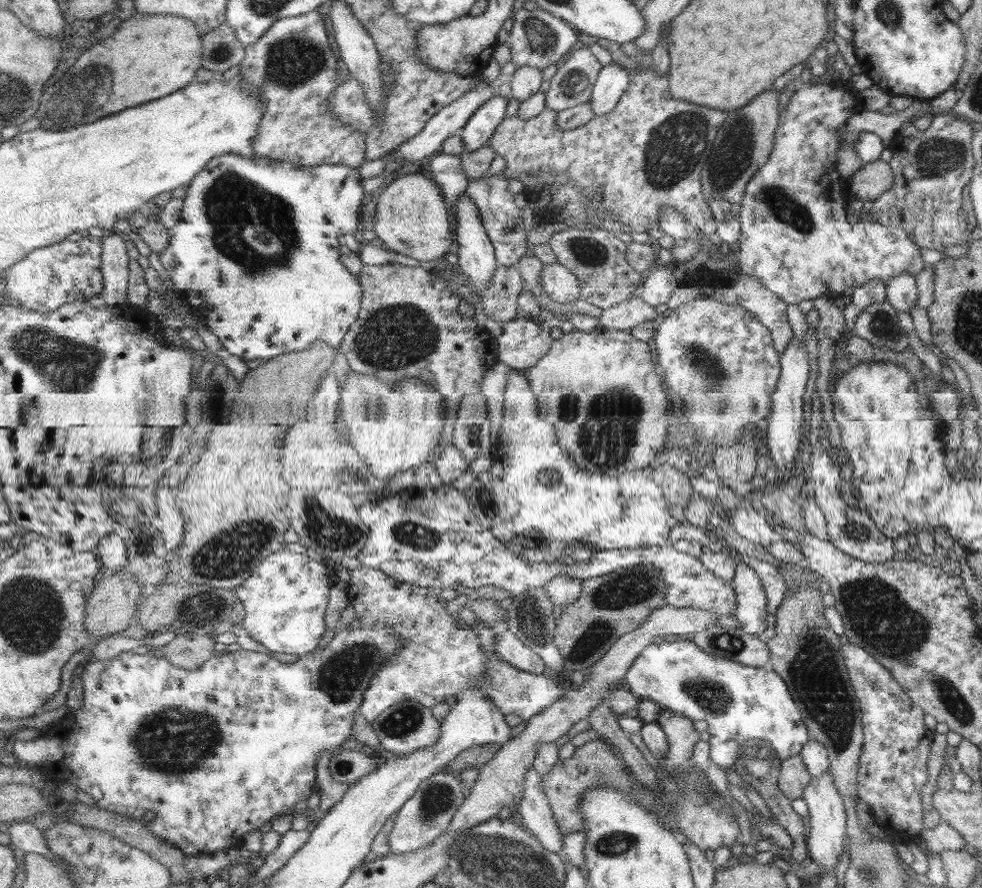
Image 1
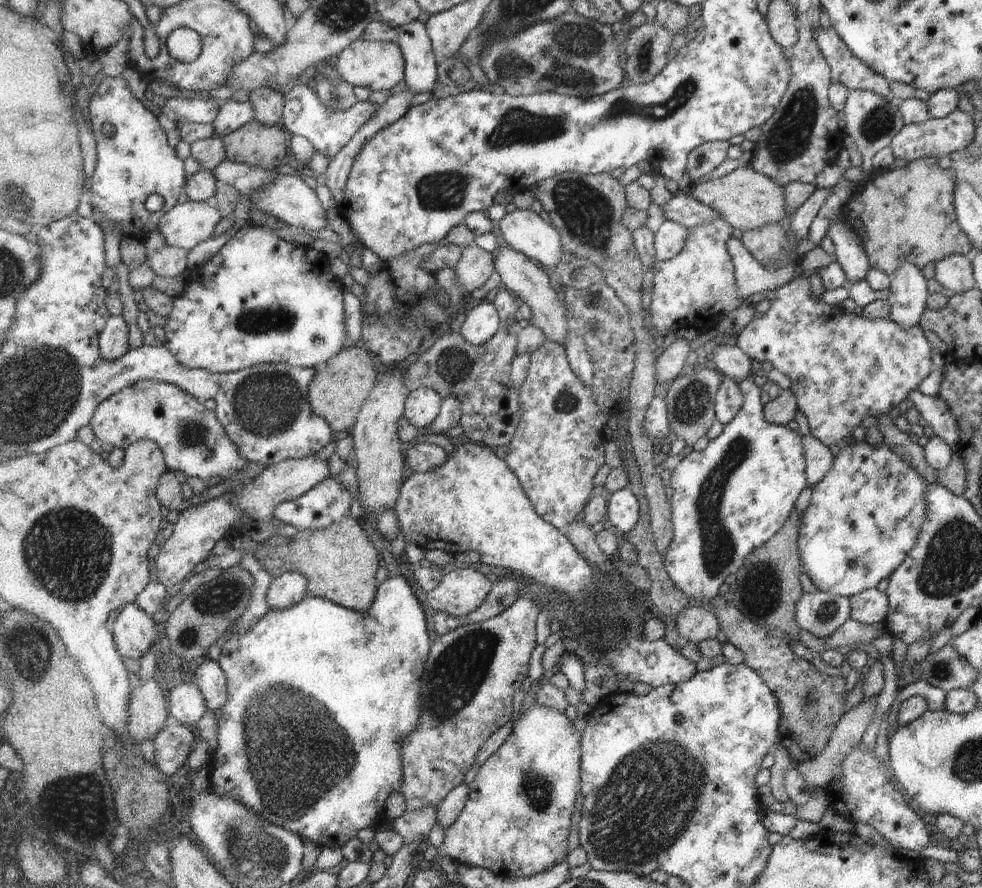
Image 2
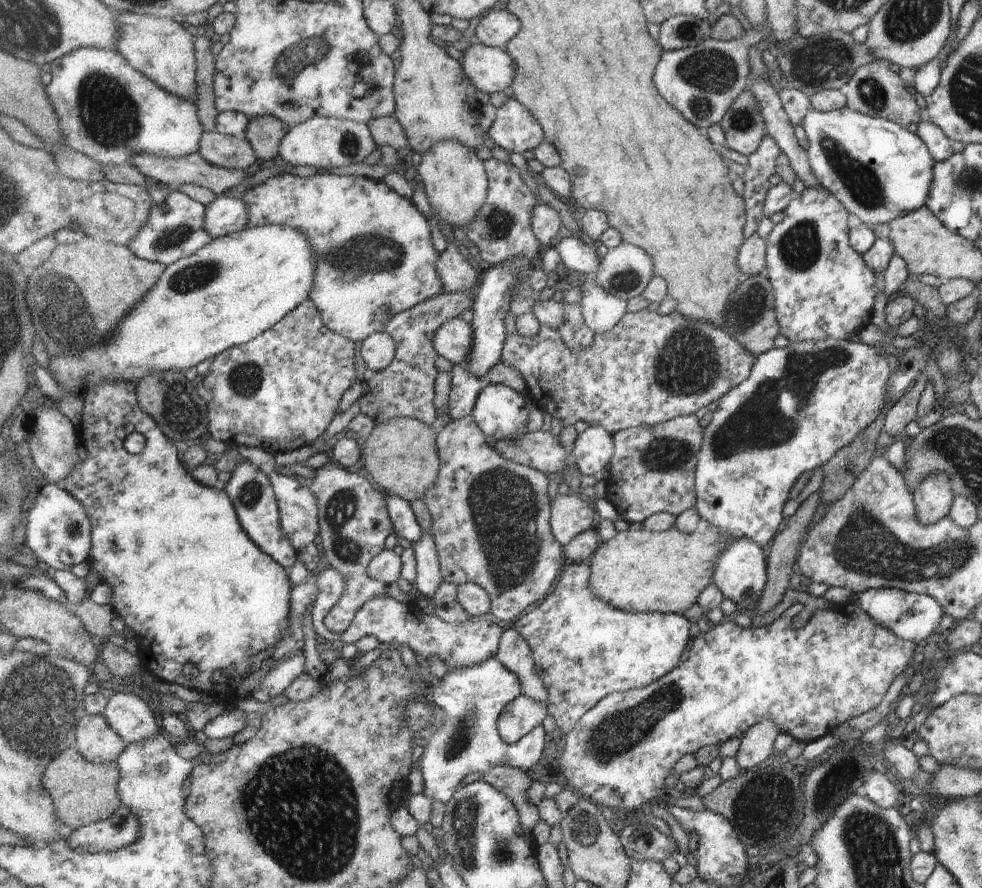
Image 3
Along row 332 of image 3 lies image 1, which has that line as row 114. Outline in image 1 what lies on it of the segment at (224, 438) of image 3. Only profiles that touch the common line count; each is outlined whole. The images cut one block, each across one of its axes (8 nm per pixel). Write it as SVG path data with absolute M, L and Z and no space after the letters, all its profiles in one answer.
M317 10L301 16L280 18L256 44L246 47L246 58L242 62L238 80L243 79L243 81L251 83L255 89L259 89L260 96L267 105L265 116L258 127L258 133L252 140L254 142L253 150L256 154L303 166L337 163L360 168L363 161L367 159L368 133L345 126L343 122L339 122L339 118L331 110L331 100L341 82L339 72L337 72L337 62L339 60L329 46L327 28Z

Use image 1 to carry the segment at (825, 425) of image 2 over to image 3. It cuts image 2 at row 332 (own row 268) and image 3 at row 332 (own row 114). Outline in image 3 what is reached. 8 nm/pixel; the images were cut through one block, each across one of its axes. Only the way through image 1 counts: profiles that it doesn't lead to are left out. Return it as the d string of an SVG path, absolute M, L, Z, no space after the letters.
M807 188L801 194L795 195L783 210L783 220L773 225L765 241L765 270L763 276L769 280L773 296L775 296L775 315L779 334L793 342L819 341L824 339L850 341L850 336L857 328L865 328L872 318L874 296L876 295L875 274L863 263L862 256L854 252L848 244L847 215L845 208L828 192L820 188Z

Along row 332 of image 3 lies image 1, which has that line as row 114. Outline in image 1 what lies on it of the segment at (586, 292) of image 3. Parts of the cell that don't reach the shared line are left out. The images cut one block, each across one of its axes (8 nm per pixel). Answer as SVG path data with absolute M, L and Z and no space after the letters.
M621 64L604 66L591 98L595 118L611 114L615 110L621 97L629 89L630 76L630 70L626 70Z

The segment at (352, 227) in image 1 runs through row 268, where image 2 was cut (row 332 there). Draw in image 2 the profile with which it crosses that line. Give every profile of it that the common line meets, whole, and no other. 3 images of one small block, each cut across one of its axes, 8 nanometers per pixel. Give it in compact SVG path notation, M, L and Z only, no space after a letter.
M245 226L242 229L237 229L231 240L223 245L219 254L213 256L213 259L203 266L196 266L185 272L187 288L183 296L174 299L173 312L167 317L168 323L164 328L164 331L167 332L167 348L171 348L171 352L183 366L190 369L207 369L214 373L232 373L265 363L285 363L295 367L316 370L319 367L325 367L335 355L338 355L345 348L348 339L344 286L340 281L339 274L332 271L331 265L332 259L323 254L322 251L294 246L279 238L274 230L258 226Z

